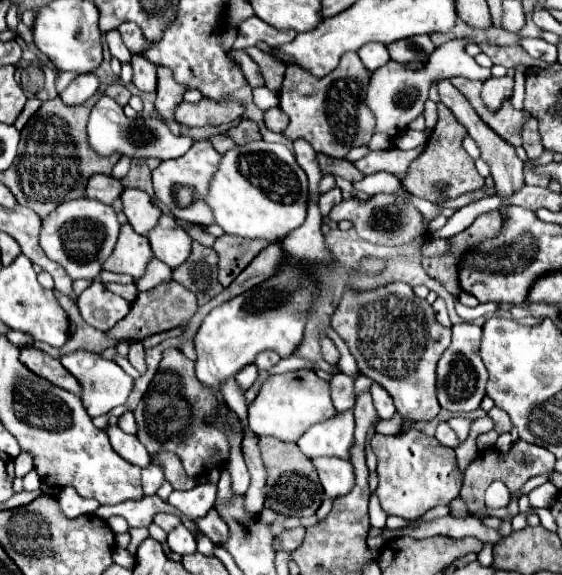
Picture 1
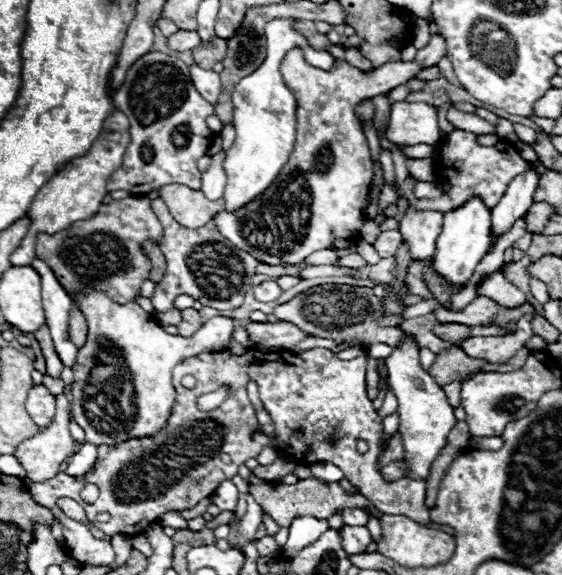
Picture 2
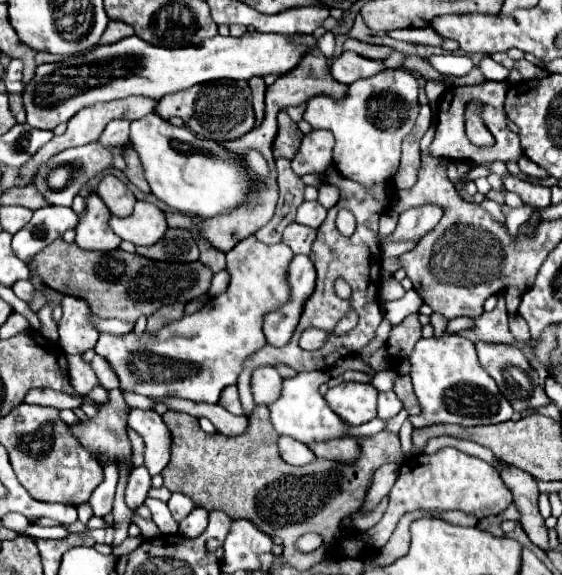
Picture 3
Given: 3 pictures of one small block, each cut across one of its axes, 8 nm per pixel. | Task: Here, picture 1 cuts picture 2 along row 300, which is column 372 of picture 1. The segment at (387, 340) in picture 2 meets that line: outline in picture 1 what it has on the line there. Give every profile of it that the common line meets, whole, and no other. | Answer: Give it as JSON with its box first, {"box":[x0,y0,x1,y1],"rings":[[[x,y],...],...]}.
{"box":[332,282,450,422],"rings":[[[390,282],[386,286],[378,286],[374,290],[364,292],[346,288],[336,312],[332,314],[332,328],[348,344],[352,356],[356,358],[358,372],[386,388],[402,420],[428,422],[440,412],[440,404],[436,402],[436,362],[450,346],[450,328],[444,328],[436,322],[432,306],[426,300],[418,298],[408,284]]]}

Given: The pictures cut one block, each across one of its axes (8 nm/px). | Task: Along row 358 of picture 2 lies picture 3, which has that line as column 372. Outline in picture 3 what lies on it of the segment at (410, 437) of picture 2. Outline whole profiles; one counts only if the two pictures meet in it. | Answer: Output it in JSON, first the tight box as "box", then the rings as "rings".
{"box":[324,382,378,426],"rings":[[[342,382],[330,388],[324,396],[332,412],[336,412],[348,426],[360,426],[376,418],[378,390],[372,384]]]}

